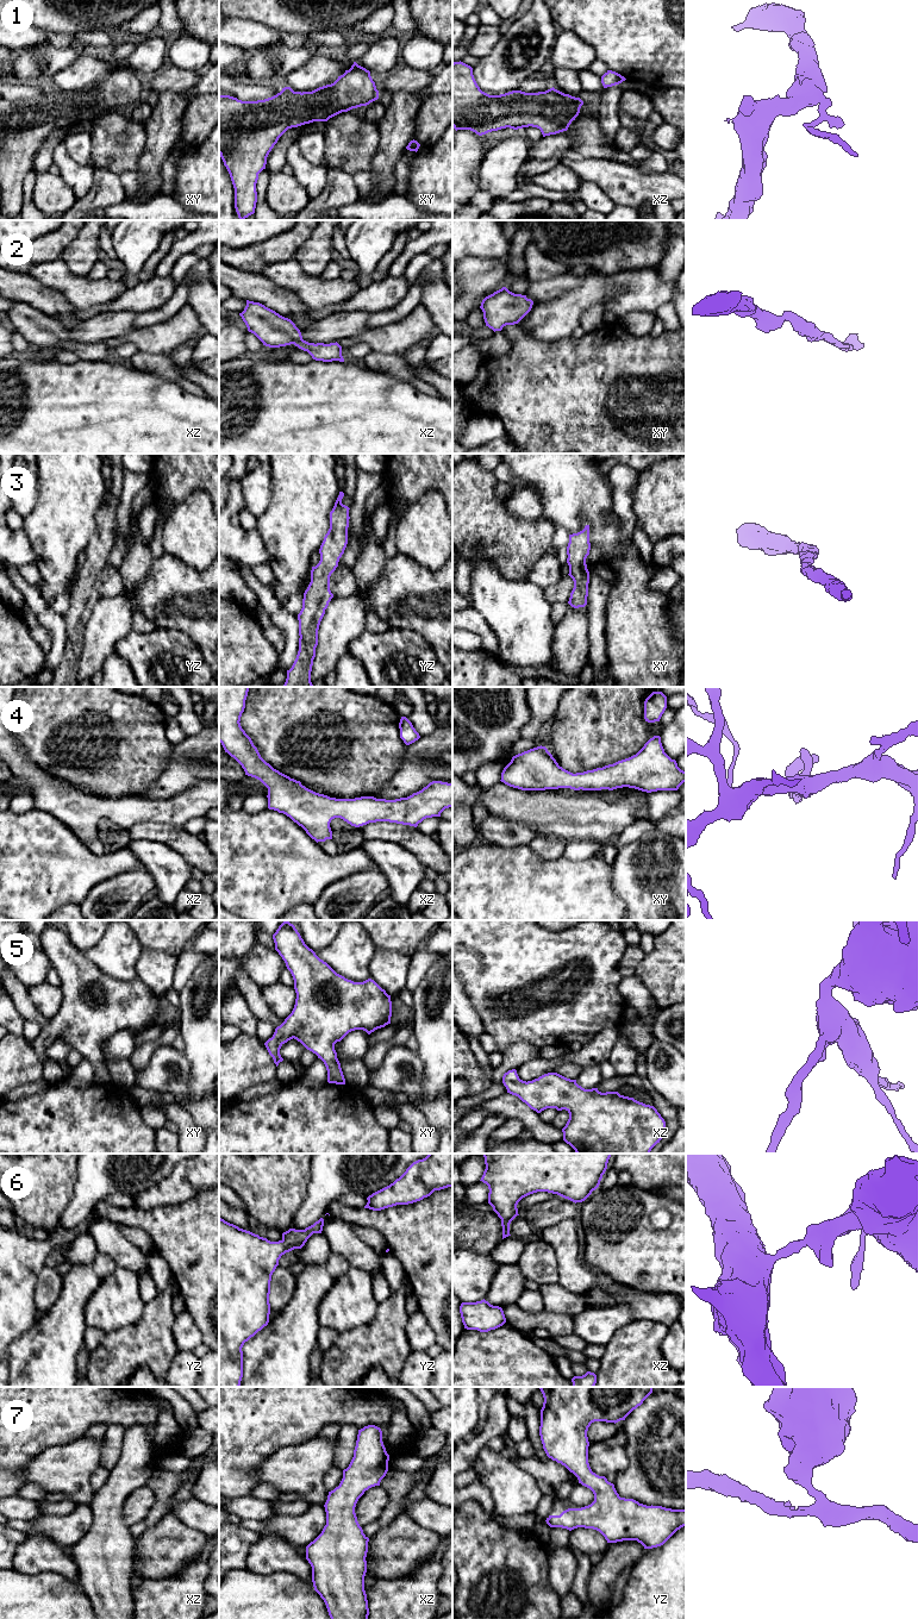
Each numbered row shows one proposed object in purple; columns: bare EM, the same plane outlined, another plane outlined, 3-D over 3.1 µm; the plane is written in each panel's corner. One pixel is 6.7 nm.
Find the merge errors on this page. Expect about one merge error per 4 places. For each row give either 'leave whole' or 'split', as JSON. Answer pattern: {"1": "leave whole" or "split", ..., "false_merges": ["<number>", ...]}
{"1": "leave whole", "2": "leave whole", "3": "leave whole", "4": "leave whole", "5": "leave whole", "6": "leave whole", "7": "leave whole", "false_merges": []}

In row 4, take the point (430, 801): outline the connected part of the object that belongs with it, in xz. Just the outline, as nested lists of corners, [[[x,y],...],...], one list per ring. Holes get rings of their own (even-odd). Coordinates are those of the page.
[[[219,687],[219,742],[225,752],[242,765],[245,775],[260,780],[268,788],[268,808],[289,817],[317,843],[332,839],[330,823],[335,818],[341,818],[355,827],[376,821],[389,821],[417,827],[424,819],[441,817],[445,808],[452,807],[452,783],[442,781],[432,781],[421,790],[395,800],[376,799],[374,796],[336,799],[306,788],[300,781],[291,779],[267,763],[261,757],[251,738],[242,729],[239,721],[245,708],[249,688]]]

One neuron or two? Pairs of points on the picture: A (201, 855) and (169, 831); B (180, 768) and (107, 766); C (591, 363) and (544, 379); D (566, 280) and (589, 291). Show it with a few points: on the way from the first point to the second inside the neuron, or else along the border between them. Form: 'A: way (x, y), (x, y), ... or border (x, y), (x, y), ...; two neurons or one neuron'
A: way (193, 849), (178, 838); one neuron
B: border (173, 745), (168, 761), (147, 791); two neurons
C: way (579, 375), (575, 379), (556, 379); one neuron
D: border (581, 277), (581, 282), (576, 287), (553, 299); two neurons

